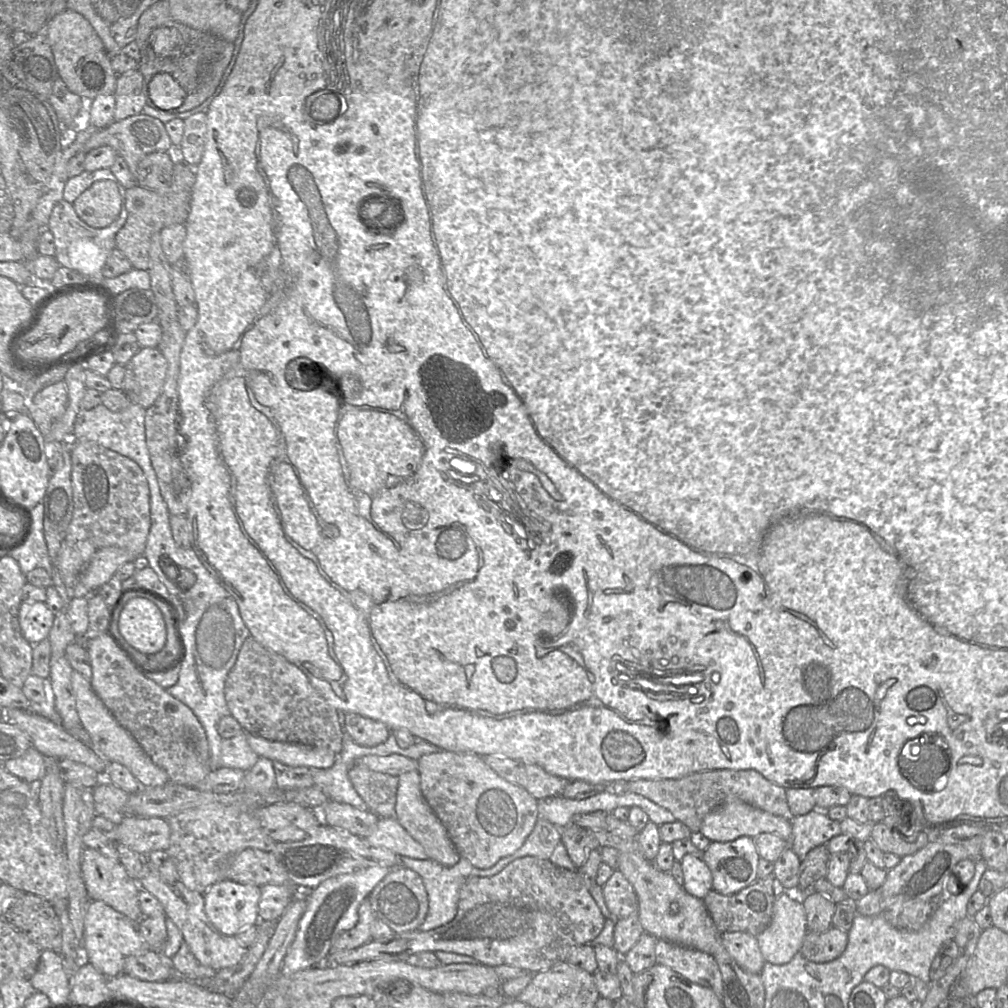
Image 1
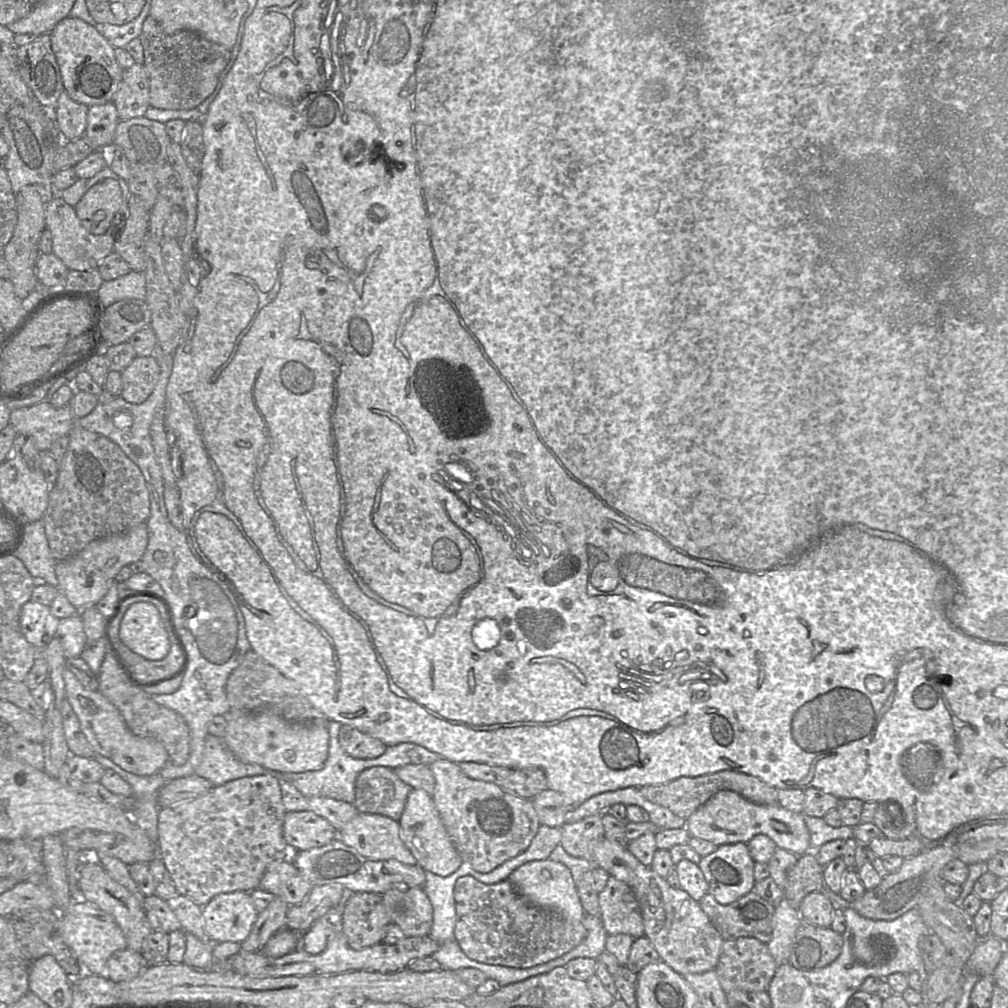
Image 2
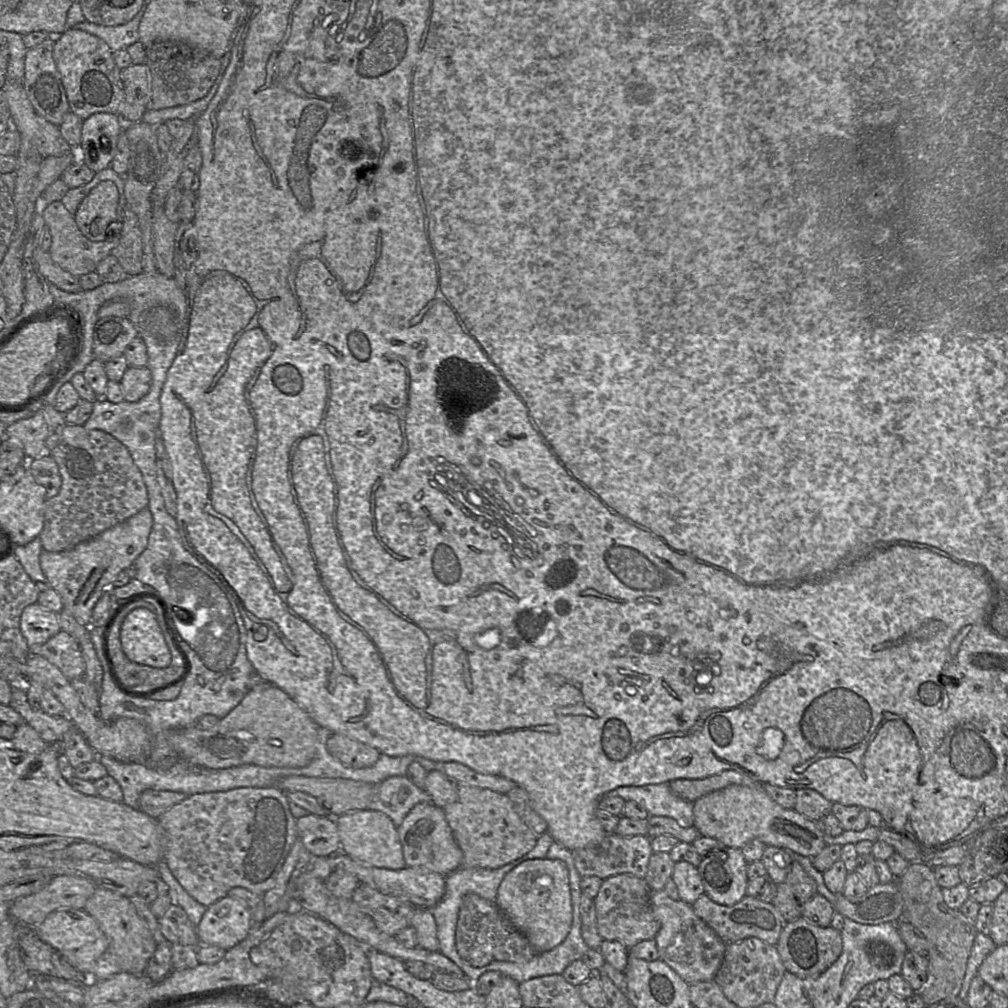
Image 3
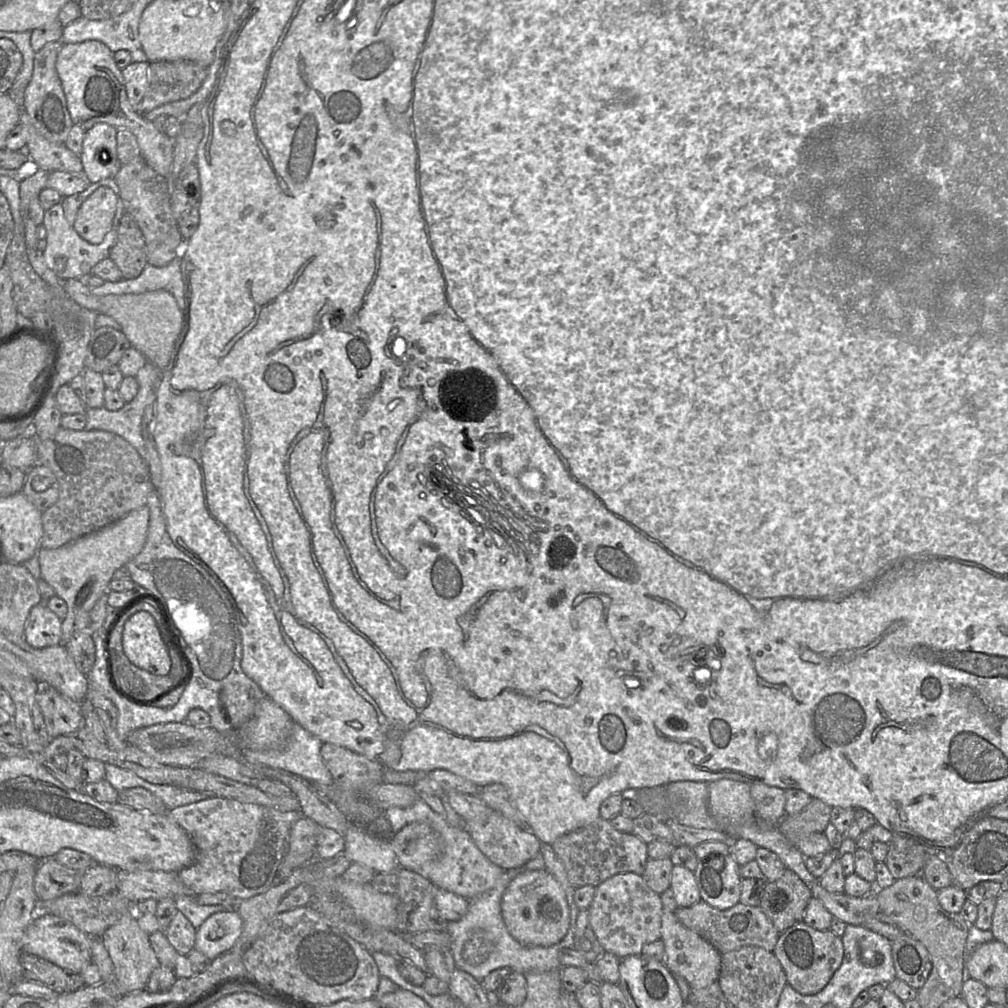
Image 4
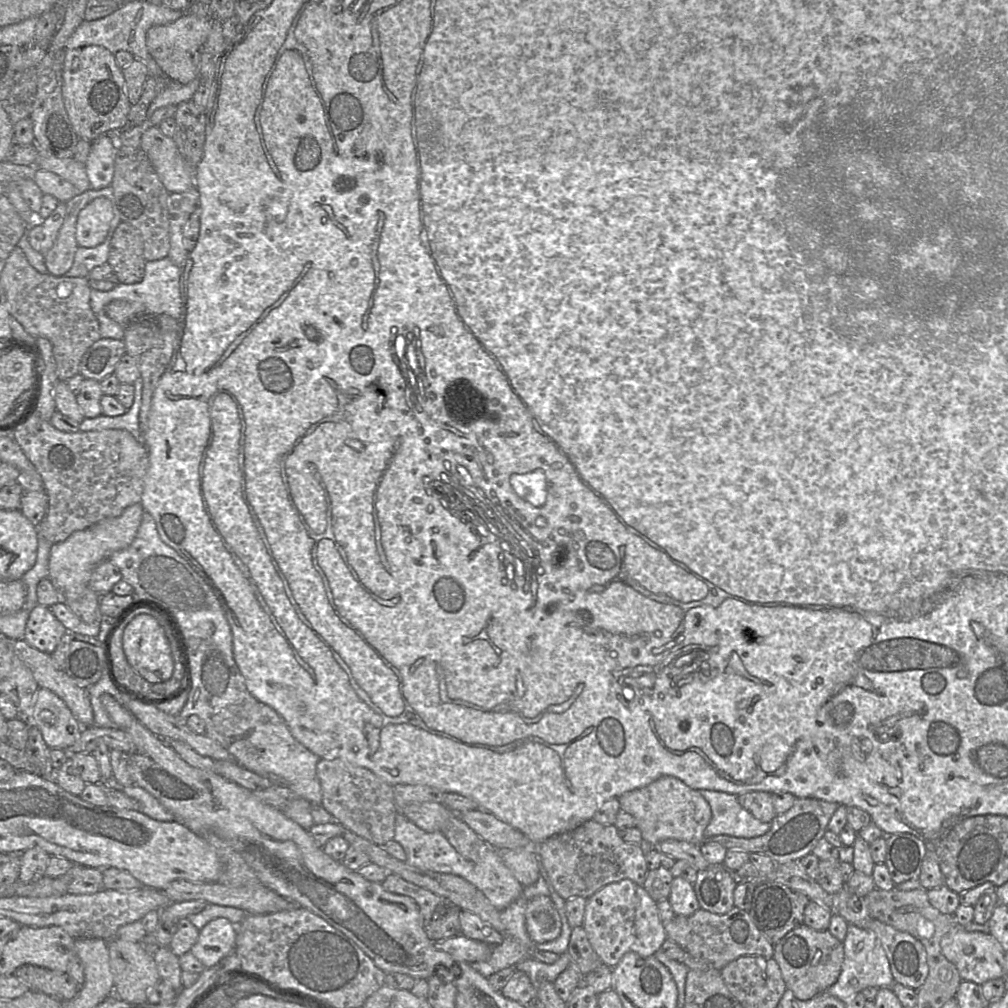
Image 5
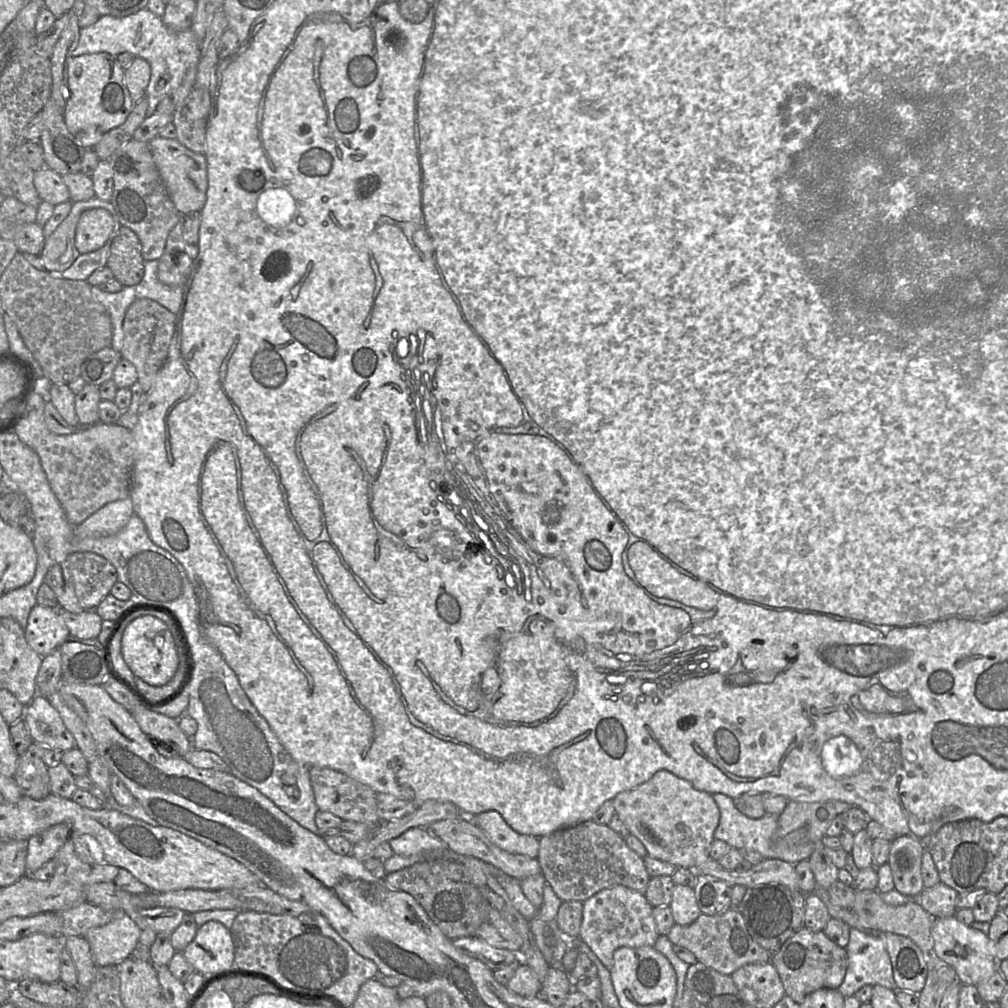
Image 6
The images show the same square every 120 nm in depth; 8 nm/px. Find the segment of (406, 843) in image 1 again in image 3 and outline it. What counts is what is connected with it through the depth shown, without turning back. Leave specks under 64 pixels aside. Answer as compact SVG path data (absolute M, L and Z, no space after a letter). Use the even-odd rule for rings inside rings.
M357 810L335 818L340 836L340 851L351 858L377 868L400 870L406 866L397 827L382 812Z

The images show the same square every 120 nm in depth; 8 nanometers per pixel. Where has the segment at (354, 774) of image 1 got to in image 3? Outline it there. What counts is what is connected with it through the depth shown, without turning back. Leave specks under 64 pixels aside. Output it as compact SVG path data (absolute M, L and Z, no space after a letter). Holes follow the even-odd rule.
M392 776L374 784L369 810L387 815L396 827L418 803L431 802L430 796L412 783L407 776Z

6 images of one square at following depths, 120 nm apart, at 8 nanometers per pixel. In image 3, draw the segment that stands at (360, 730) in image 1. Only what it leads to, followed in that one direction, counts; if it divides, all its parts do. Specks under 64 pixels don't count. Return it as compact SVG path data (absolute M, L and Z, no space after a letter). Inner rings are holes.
M339 733L328 738L326 747L342 764L356 769L374 765L380 756L377 749Z

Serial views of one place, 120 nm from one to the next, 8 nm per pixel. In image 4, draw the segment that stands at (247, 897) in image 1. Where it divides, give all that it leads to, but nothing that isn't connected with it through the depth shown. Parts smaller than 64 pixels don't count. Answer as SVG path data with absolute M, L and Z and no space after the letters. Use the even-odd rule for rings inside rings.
M237 909L216 912L196 929L194 949L212 961L234 946L242 927L243 920Z

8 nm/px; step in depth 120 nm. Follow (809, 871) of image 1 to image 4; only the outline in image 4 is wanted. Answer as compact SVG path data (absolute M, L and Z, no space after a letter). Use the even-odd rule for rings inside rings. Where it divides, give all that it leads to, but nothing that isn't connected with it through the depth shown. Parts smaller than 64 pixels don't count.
M786 869L777 880L766 882L759 906L782 933L803 920L812 896L810 887L794 871Z

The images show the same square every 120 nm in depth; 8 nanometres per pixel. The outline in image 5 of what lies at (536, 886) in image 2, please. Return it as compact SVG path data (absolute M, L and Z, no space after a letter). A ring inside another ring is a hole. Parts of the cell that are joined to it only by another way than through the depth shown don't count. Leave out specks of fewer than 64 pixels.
M536 896L529 900L525 924L529 937L535 943L552 941L561 932L560 916L549 896Z

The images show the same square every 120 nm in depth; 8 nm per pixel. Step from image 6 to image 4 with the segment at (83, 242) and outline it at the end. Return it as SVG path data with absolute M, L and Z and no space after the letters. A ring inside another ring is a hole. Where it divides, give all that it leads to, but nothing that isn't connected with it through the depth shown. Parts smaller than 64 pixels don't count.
M97 188L80 206L75 231L88 243L100 244L112 228L116 205L117 196L111 188Z

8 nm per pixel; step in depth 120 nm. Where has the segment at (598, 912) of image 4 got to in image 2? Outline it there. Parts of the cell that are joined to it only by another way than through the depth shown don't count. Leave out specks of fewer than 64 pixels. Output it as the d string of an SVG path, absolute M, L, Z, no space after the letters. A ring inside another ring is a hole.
M610 875L605 888L598 894L600 919L608 935L627 934L634 939L645 935L640 905L632 890L623 881Z

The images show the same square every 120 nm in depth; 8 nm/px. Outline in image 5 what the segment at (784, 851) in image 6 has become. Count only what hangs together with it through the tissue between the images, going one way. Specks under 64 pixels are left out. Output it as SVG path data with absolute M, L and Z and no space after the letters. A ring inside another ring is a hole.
M698 790L711 807L711 821L704 837L729 835L740 838L754 838L766 834L771 823L755 818L738 801L738 796L715 790Z

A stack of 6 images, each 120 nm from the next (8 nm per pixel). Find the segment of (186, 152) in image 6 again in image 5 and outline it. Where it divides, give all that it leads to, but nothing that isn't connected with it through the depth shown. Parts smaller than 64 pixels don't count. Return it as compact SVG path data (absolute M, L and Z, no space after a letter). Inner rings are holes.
M151 126L143 133L140 148L147 155L159 179L169 193L186 192L196 186L195 167L186 162L175 141L165 136L158 126Z

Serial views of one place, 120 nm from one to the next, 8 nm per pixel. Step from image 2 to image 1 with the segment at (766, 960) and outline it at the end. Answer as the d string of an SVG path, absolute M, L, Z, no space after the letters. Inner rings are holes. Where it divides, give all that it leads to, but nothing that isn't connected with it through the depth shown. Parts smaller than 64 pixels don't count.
M726 932L722 943L733 960L745 971L760 974L764 960L757 938L749 933Z

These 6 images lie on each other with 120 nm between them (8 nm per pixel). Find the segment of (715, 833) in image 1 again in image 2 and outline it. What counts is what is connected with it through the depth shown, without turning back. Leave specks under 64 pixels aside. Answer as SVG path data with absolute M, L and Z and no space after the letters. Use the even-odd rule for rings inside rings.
M732 790L718 791L686 820L685 828L692 837L702 838L716 846L737 842L748 843L757 834L769 836L778 848L796 855L810 852L810 832L803 813L794 813L779 803L760 805Z

